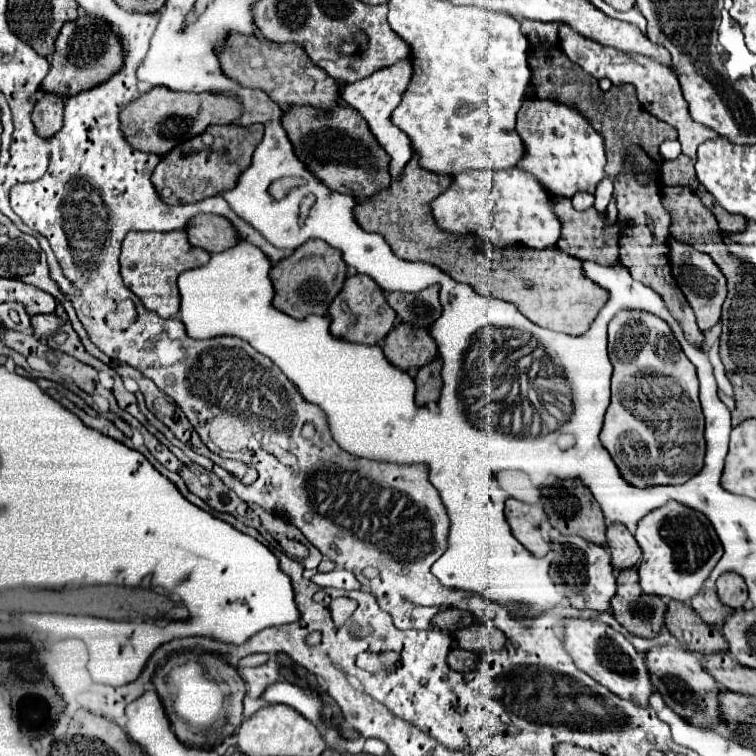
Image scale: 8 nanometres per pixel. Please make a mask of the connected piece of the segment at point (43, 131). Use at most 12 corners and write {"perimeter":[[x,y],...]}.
{"perimeter":[[42,94],[32,112],[36,134],[62,128],[62,98]]}

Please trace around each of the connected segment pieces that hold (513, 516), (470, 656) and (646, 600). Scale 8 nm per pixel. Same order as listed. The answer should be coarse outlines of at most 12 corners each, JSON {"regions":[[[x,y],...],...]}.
{"regions":[[[508,500],[514,538],[536,558],[552,550],[542,506]],[[452,648],[448,666],[456,672],[468,672],[478,666],[474,652]],[[622,570],[614,618],[634,636],[656,638],[662,598],[640,590],[636,570]]]}

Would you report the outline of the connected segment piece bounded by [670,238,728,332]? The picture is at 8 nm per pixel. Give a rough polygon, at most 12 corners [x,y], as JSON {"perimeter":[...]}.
{"perimeter":[[670,238],[674,278],[700,330],[720,320],[726,278],[708,254]]}

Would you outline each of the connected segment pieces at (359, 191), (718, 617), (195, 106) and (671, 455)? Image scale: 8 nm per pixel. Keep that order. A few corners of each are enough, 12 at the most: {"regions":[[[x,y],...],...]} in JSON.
{"regions":[[[300,106],[286,132],[330,190],[362,202],[390,186],[388,154],[364,118],[336,106],[318,122]],[[700,590],[692,608],[710,626],[722,626],[734,612],[716,590]],[[156,86],[120,112],[136,150],[164,156],[240,118],[214,94]],[[644,310],[608,324],[600,442],[638,488],[704,466],[694,364]]]}

